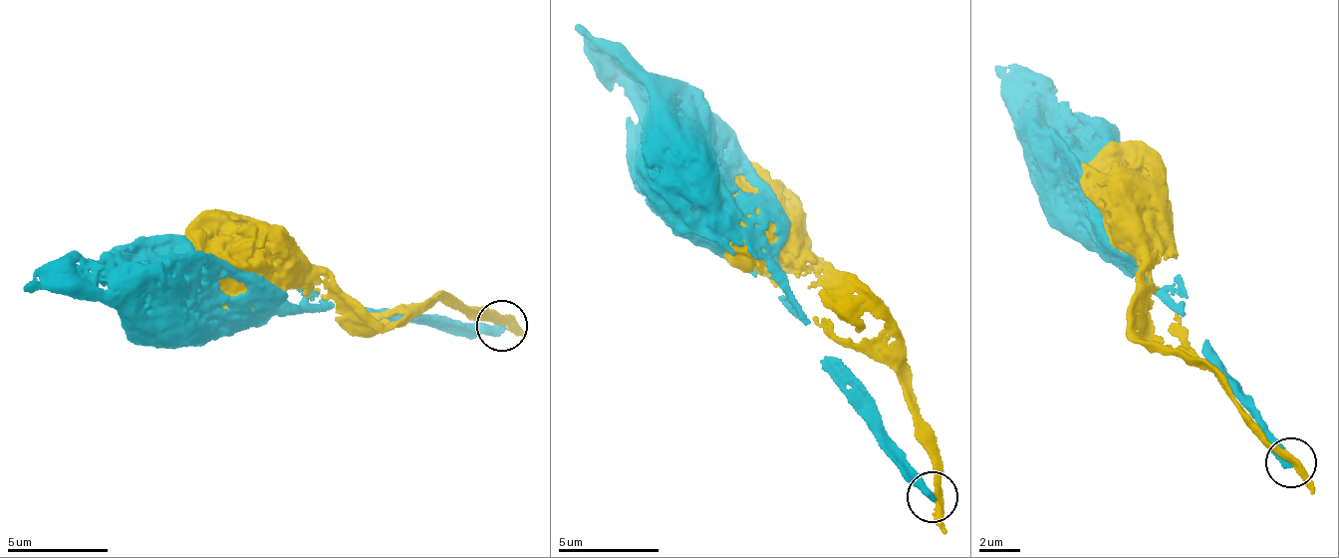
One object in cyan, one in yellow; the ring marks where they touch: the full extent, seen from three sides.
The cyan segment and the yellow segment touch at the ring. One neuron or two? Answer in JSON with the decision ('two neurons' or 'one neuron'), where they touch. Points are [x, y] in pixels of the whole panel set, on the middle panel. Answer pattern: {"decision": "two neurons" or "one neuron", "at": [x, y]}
{"decision": "two neurons", "at": [932, 497]}

